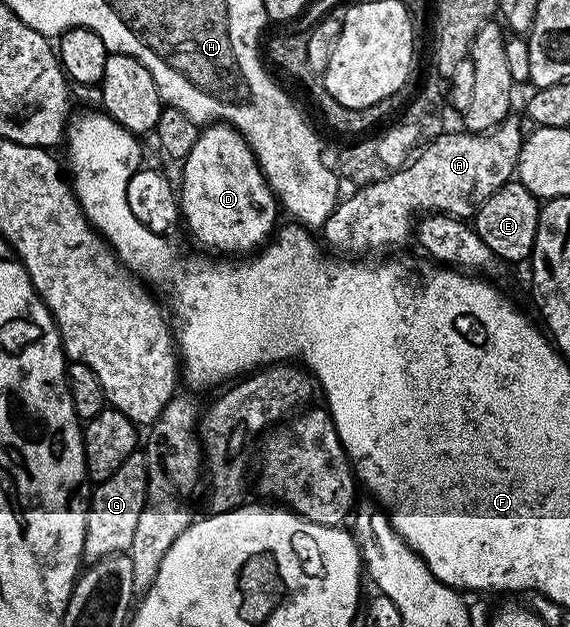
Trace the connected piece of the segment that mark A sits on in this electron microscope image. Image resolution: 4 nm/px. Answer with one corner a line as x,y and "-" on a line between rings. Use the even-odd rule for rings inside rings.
515,113
508,114
502,123
489,133
468,133
445,131
430,141
407,163
406,166
386,174
385,178
376,178
374,183
356,188
353,195
347,199
342,198
334,211
327,217
326,223
321,227
322,240
332,252
347,257
363,257
366,255
379,255
381,251
393,251
399,245
405,244
410,235
412,238
415,211
420,213
439,212
460,219
472,218
479,206
499,190
507,181
512,180
520,157
519,135
522,118

